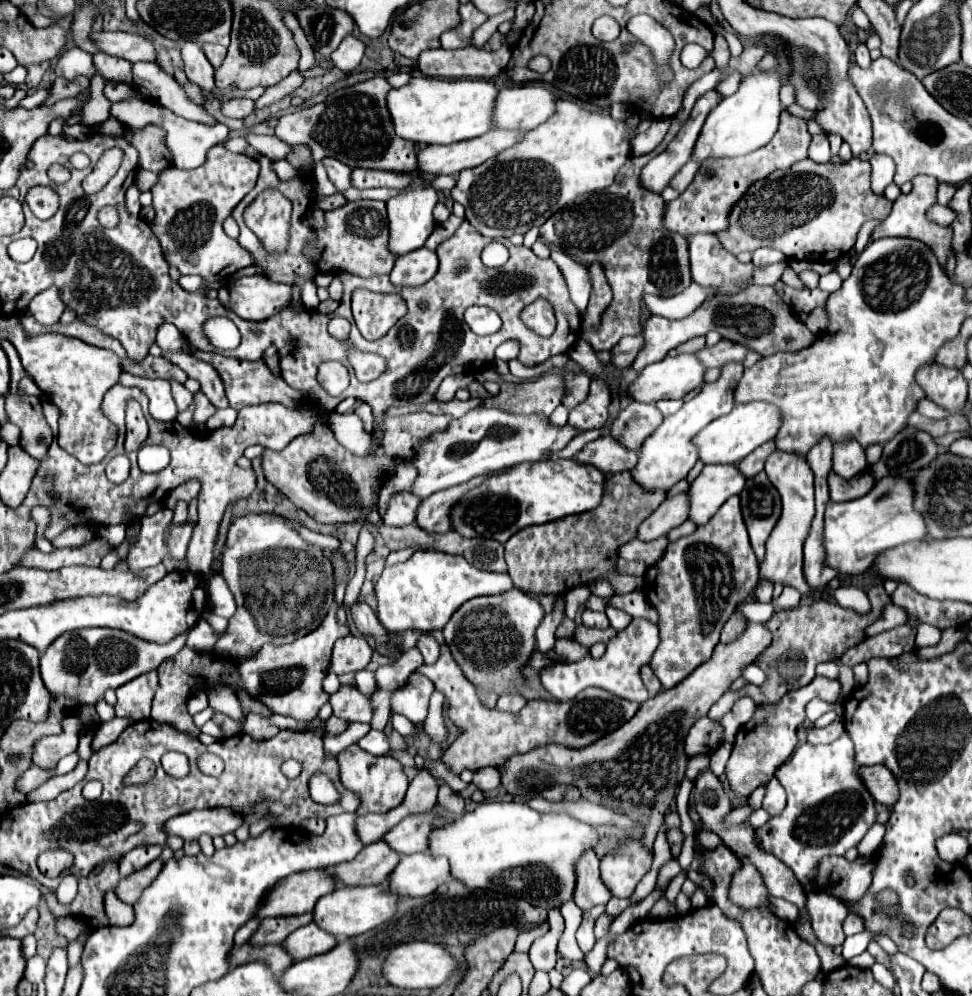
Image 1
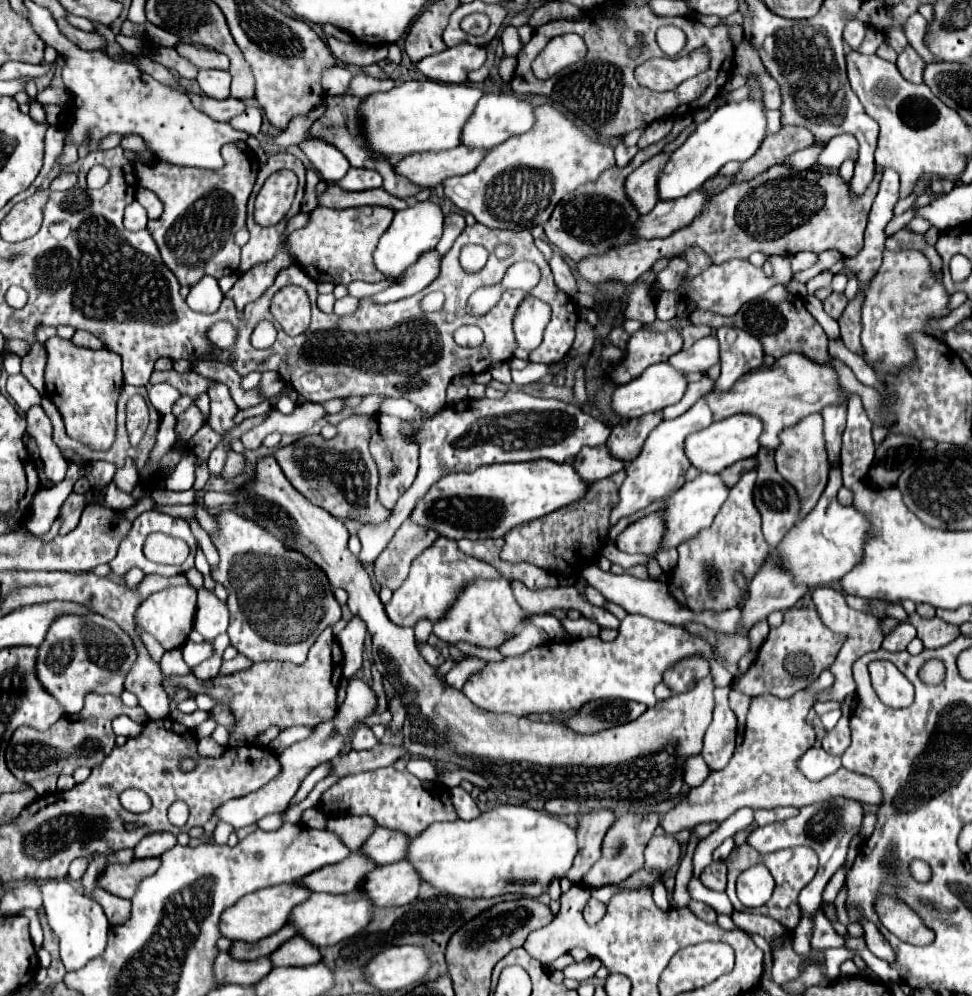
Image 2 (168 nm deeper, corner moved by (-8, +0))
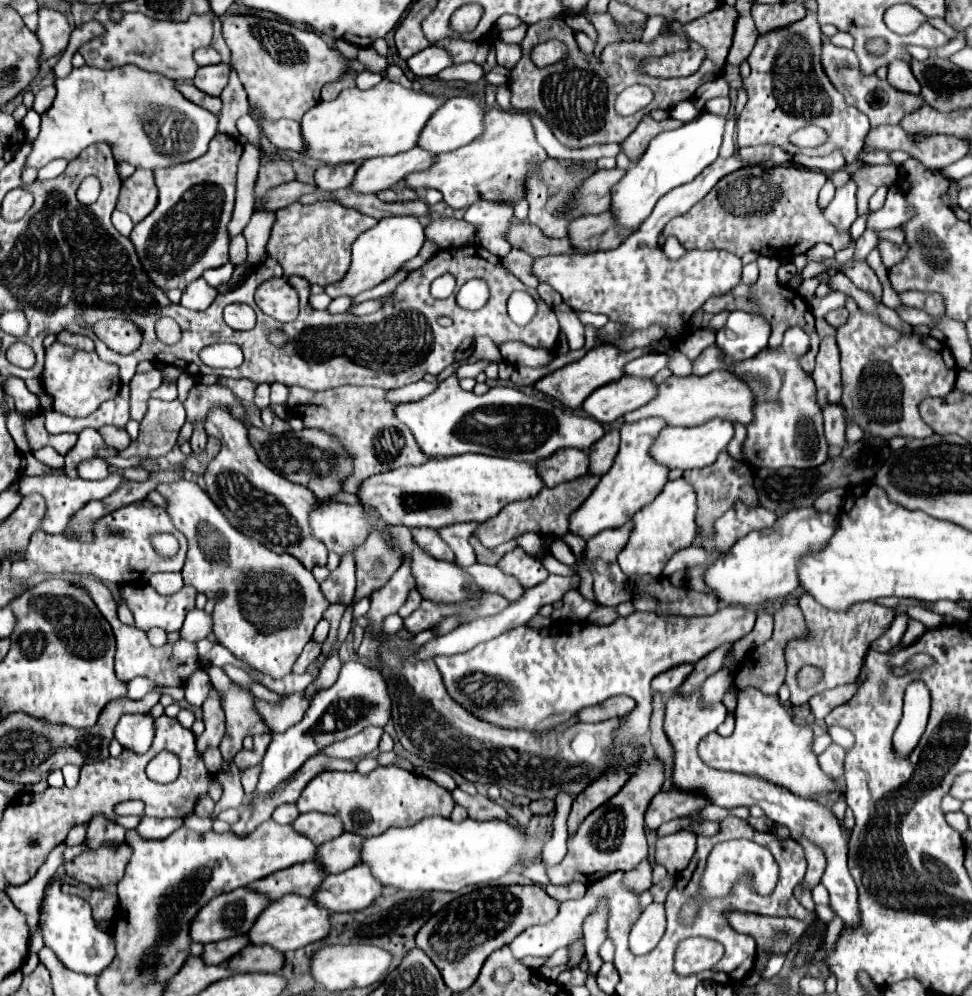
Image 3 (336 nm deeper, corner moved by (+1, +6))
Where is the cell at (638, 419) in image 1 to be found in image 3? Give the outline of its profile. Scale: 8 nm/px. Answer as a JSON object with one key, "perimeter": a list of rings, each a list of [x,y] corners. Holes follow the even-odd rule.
{"perimeter":[[[616,429],[608,431],[600,441],[596,441],[588,449],[588,457],[590,457],[588,475],[598,475],[598,477],[604,475],[612,467],[618,447],[620,447],[620,433]]]}

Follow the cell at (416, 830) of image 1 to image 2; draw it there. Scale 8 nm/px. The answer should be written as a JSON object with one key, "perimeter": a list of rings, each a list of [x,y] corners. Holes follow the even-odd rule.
{"perimeter":[[[375,829],[375,833],[361,847],[365,855],[369,855],[377,865],[397,863],[405,859],[405,851],[409,847],[409,835],[391,831],[391,829]]]}

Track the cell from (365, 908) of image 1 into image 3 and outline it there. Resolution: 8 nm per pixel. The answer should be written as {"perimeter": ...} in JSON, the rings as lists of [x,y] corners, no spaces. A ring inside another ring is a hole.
{"perimeter":[[[286,895],[280,901],[272,901],[268,909],[256,919],[256,925],[246,933],[252,945],[270,945],[280,953],[286,953],[290,949],[306,947],[314,941],[320,941],[330,931],[330,913],[326,909],[320,909],[312,899],[298,897],[298,895]]]}

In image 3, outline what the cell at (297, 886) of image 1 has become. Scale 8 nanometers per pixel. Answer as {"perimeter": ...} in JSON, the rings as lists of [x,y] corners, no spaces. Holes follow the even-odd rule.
{"perimeter":[[[234,889],[230,893],[222,893],[220,897],[214,897],[212,901],[208,901],[208,905],[200,909],[200,913],[196,913],[190,925],[190,937],[192,941],[206,945],[206,943],[230,939],[234,935],[246,935],[266,905],[268,905],[268,899],[264,895],[248,889]]]}

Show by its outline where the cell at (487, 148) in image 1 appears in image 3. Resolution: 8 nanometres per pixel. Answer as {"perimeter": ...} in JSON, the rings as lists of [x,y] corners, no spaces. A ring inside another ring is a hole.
{"perimeter":[[[410,149],[408,153],[398,153],[392,157],[376,157],[364,161],[356,169],[356,177],[352,179],[352,185],[348,185],[356,193],[378,193],[384,191],[402,177],[428,169],[434,163],[434,155],[426,153],[424,149]]]}

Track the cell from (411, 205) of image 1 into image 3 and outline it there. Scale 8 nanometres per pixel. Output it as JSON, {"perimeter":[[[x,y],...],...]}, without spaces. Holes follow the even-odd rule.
{"perimeter":[[[386,217],[380,219],[372,229],[364,231],[356,243],[352,245],[352,263],[348,273],[334,285],[326,287],[326,293],[334,297],[356,297],[358,293],[376,287],[378,283],[392,277],[406,261],[418,255],[418,251],[424,245],[424,227],[416,217]]]}

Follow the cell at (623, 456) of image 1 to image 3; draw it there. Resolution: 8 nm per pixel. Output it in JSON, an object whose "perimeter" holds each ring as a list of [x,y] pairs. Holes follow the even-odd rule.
{"perimeter":[[[558,449],[550,457],[536,463],[540,469],[540,477],[548,487],[556,487],[558,483],[578,479],[588,473],[588,453],[580,449]]]}

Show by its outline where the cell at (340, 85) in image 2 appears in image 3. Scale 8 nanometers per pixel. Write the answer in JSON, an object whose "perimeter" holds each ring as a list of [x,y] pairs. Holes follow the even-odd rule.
{"perimeter":[[[388,77],[366,91],[344,89],[332,103],[318,103],[302,117],[304,149],[300,155],[318,163],[340,165],[408,151],[416,147],[424,123],[442,103],[442,97],[410,91]]]}

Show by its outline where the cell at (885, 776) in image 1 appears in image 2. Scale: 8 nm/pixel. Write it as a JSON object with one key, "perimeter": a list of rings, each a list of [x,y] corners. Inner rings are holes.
{"perimeter":[[[801,691],[789,699],[777,699],[773,695],[755,697],[747,715],[747,729],[743,743],[735,749],[731,761],[721,771],[711,771],[703,785],[689,791],[689,797],[673,807],[661,821],[667,835],[675,835],[681,829],[693,829],[699,823],[725,821],[741,807],[751,809],[771,809],[771,807],[803,807],[827,797],[851,797],[861,803],[879,805],[881,787],[875,779],[867,775],[853,773],[849,769],[839,769],[833,777],[819,783],[809,781],[797,771],[797,759],[813,745],[815,731],[807,725],[807,713],[817,701],[821,691]]]}

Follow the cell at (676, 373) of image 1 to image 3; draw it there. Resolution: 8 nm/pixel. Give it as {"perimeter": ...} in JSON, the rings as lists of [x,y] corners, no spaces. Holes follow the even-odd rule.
{"perimeter":[[[620,377],[618,381],[602,385],[588,395],[582,403],[582,409],[600,423],[612,423],[652,401],[656,391],[658,387],[652,383],[652,379]]]}

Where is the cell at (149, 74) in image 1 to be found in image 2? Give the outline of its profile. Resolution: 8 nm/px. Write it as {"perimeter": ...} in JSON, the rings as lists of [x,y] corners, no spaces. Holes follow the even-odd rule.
{"perimeter":[[[249,105],[239,117],[233,117],[229,123],[239,129],[239,131],[245,131],[249,135],[257,135],[259,133],[259,127],[261,127],[261,121],[263,121],[263,111],[261,107],[257,105]]]}

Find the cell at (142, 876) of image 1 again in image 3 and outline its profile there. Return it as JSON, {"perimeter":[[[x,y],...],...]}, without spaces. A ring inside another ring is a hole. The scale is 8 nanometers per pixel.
{"perimeter":[[[102,845],[100,849],[90,849],[70,863],[64,863],[64,871],[78,883],[106,887],[122,879],[130,855],[132,849],[128,845]]]}

